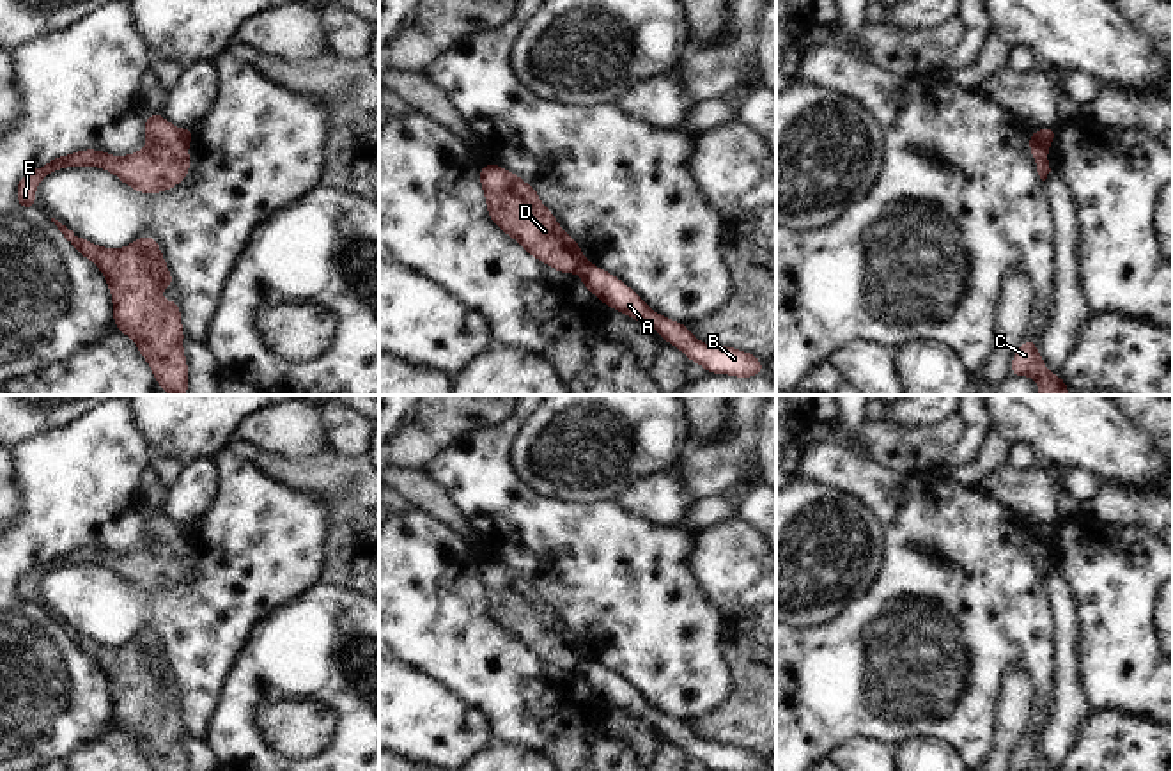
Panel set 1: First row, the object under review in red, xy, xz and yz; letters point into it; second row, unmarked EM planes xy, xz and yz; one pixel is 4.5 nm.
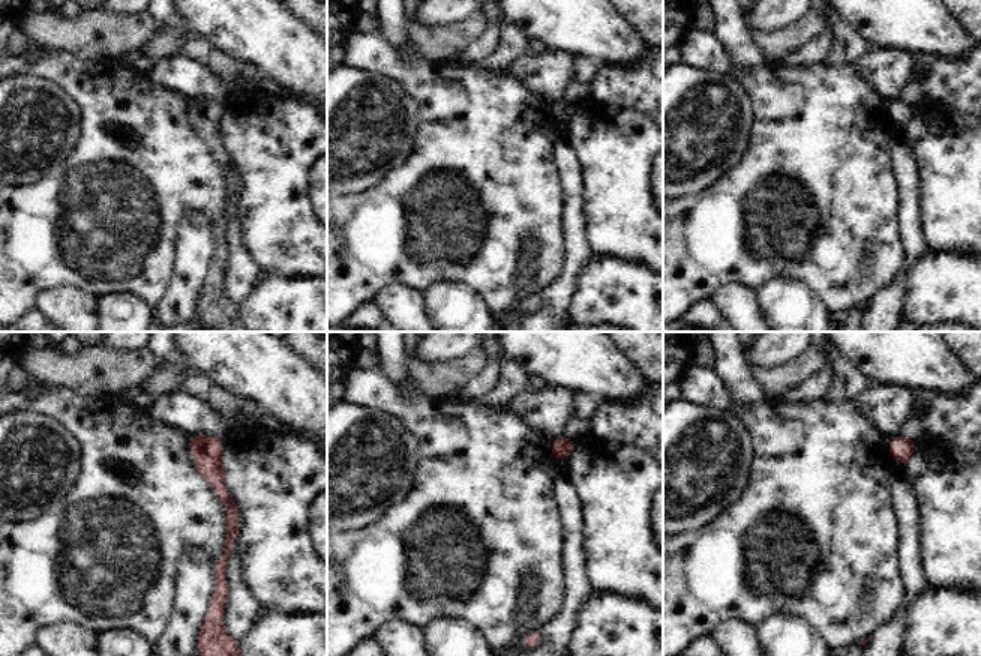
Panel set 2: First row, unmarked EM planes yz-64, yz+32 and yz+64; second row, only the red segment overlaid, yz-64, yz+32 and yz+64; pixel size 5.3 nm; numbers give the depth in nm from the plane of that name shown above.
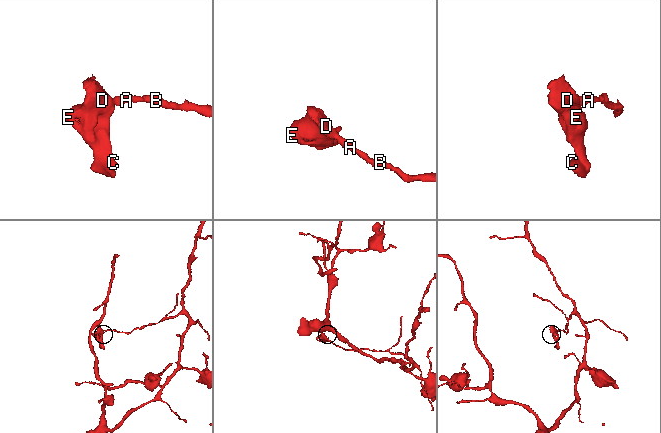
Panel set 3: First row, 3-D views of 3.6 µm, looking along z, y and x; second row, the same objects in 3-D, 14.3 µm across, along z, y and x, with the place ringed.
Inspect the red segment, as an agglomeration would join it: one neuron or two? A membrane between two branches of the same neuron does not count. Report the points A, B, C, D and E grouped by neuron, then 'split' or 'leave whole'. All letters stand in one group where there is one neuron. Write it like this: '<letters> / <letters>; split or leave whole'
A B / C D E; split

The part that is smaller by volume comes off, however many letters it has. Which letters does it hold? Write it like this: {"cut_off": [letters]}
{"cut_off": ["C", "D", "E"]}

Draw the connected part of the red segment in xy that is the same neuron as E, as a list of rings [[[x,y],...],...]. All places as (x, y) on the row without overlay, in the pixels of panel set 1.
[[[149,510],[144,526],[147,541],[138,549],[112,553],[99,546],[82,546],[67,553],[53,553],[46,562],[30,567],[16,580],[19,604],[34,608],[39,580],[46,572],[69,564],[99,564],[117,572],[122,581],[145,592],[175,585],[191,565],[183,526],[168,519],[163,510]]]

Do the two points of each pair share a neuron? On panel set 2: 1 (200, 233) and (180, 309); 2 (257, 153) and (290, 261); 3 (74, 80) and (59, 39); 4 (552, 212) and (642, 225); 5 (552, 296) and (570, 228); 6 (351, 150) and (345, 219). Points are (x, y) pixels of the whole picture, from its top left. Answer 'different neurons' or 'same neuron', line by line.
1: same neuron
2: same neuron
3: different neurons
4: different neurons
5: same neuron
6: different neurons

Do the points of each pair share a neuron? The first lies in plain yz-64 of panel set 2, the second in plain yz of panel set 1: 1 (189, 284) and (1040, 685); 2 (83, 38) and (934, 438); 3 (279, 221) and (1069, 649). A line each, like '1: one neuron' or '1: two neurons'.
1: two neurons
2: one neuron
3: two neurons

